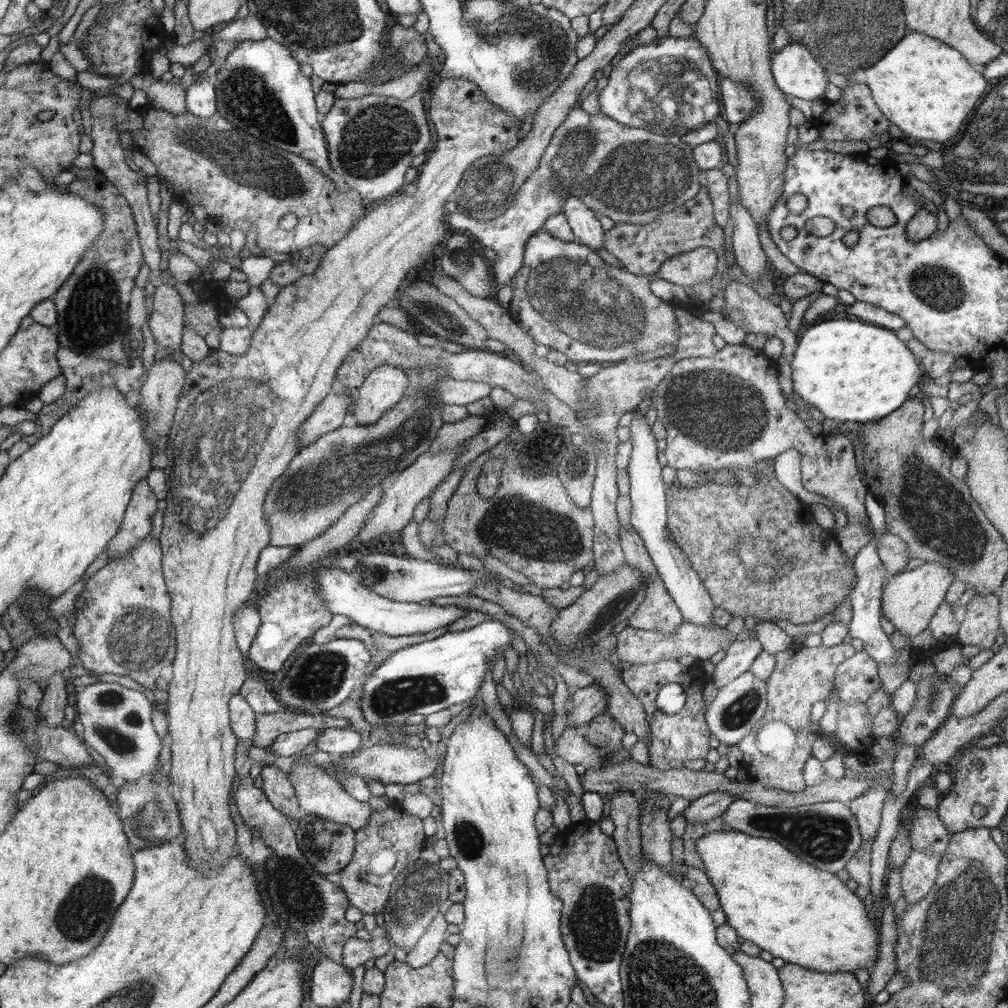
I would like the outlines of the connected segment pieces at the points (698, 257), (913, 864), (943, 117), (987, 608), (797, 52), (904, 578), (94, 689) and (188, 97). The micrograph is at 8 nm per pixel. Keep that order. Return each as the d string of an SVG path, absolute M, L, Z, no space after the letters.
M700 247L664 261L657 276L678 286L696 286L715 276L718 262L714 250Z
M914 851L900 869L901 886L907 905L917 904L934 886L938 865L938 855L928 855L928 851Z
M916 32L908 34L908 38L904 38L904 42L900 42L896 50L890 50L880 62L876 62L876 66L870 66L861 81L870 87L879 109L892 124L905 132L912 144L920 144L924 140L934 140L943 145L950 144L950 140L954 142L954 138L960 134L960 128L968 122L966 114L970 114L970 110L980 104L988 90L988 80L978 74L955 47Z
M998 593L977 594L965 606L965 619L956 636L958 644L990 649L995 643L996 634L1002 633Z
M788 43L772 58L772 74L775 74L780 90L788 94L790 98L808 101L824 98L826 85L829 82L824 70L826 65L822 65L816 57L814 58L814 54L802 43Z
M935 562L893 575L882 589L881 613L894 625L895 630L913 638L930 625L931 618L945 601L944 595L954 580L954 572Z
M96 681L77 693L76 712L78 721L85 728L83 742L104 757L112 770L110 779L122 778L125 784L136 784L140 778L156 778L154 774L158 772L156 768L162 744L154 723L150 722L152 702L144 696L143 691L125 687L120 683Z
M214 77L198 79L185 92L186 110L198 118L210 118L217 113L216 88Z

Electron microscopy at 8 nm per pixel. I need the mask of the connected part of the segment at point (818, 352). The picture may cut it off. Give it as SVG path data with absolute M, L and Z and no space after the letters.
M859 319L826 320L804 330L789 363L792 367L793 392L818 408L825 418L840 422L866 423L866 420L878 420L894 413L909 399L908 390L916 386L922 376L921 364L918 364L916 356L902 340L896 338L894 332L872 326L871 323L864 324Z

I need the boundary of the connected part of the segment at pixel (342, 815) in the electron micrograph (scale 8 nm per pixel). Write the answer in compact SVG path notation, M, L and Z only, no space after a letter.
M304 761L304 763L293 765L287 776L290 784L294 786L298 806L300 806L303 813L314 814L314 816L317 815L320 818L350 826L355 831L362 829L370 821L374 811L369 804L358 802L356 798L352 798L336 779L328 775L326 767Z

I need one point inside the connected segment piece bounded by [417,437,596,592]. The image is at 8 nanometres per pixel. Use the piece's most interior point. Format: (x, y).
(531, 524)

